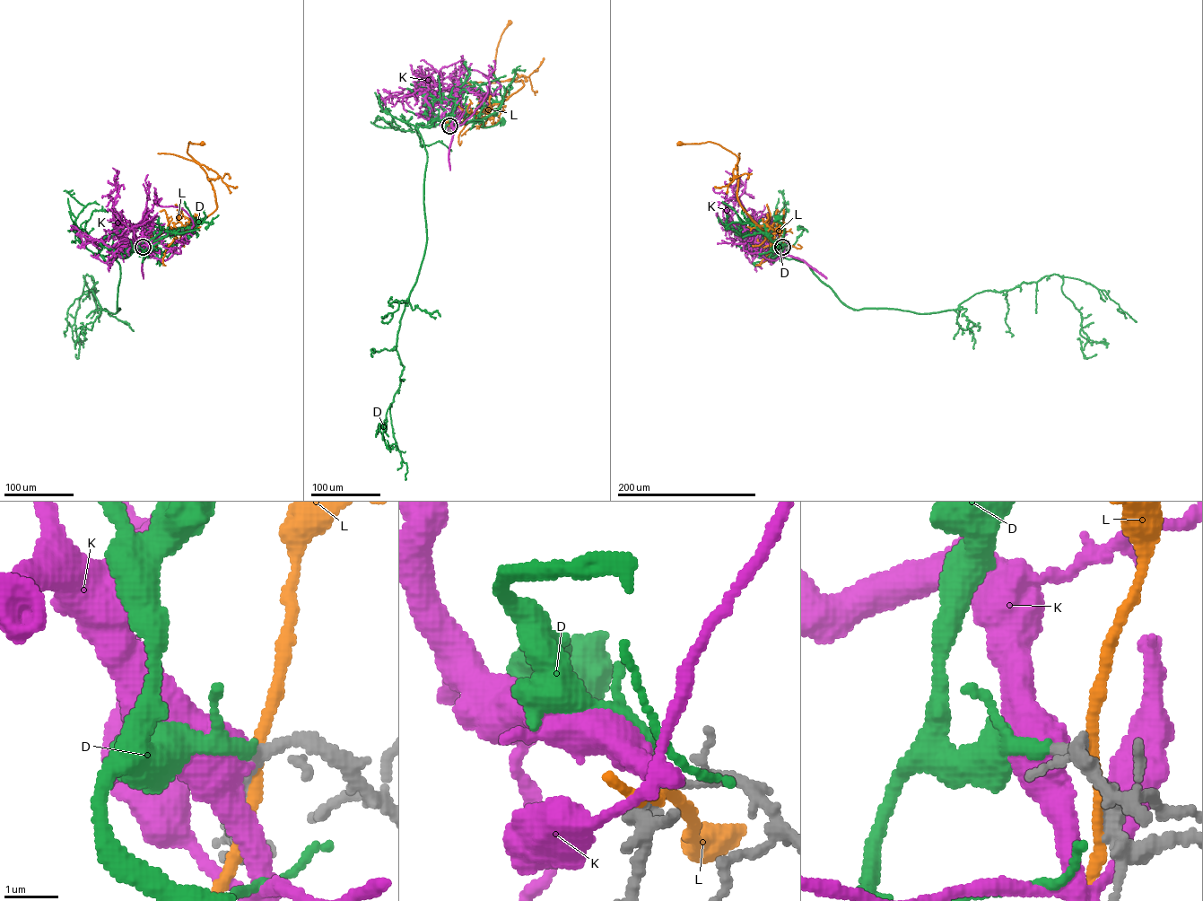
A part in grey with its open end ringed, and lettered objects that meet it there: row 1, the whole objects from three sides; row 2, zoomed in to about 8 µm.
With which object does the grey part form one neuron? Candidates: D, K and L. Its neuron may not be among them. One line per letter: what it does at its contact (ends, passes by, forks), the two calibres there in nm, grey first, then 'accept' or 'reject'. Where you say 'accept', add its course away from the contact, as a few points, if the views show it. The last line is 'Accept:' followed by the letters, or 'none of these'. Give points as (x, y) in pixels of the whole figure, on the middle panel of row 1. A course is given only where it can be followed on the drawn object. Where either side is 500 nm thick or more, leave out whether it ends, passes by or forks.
D: it passes by; calibres 220 and 190 nm; accept; course (449, 126), (448, 124), (480, 119), (483, 122), (482, 126), (488, 127), (502, 121)
K: calibres 220 and 550 nm; reject
L: it passes by; calibres 320 and 190 nm; reject
Accept: D

